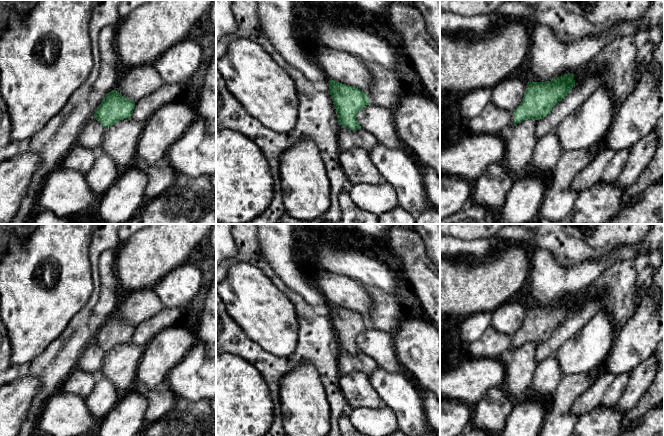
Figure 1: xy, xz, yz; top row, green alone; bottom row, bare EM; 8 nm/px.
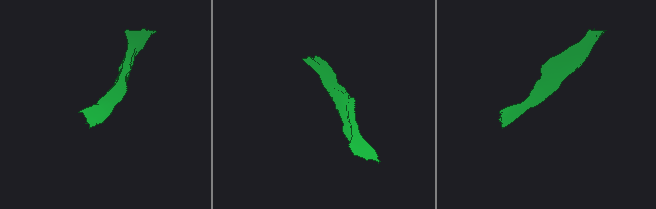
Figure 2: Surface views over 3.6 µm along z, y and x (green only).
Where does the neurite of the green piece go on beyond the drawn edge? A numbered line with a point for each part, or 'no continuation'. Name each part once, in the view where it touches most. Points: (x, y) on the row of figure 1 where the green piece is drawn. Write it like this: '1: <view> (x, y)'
no continuation

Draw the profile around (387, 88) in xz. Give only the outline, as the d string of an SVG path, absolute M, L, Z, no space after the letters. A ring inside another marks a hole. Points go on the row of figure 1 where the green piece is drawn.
M363 61L371 73L373 82L369 90L370 103L394 111L404 92L409 88L406 78L369 61Z

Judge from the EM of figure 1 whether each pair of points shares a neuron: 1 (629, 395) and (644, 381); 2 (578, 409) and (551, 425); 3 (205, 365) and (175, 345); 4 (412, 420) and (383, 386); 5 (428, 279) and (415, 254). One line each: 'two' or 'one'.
1: one
2: two
3: two
4: one
5: one

